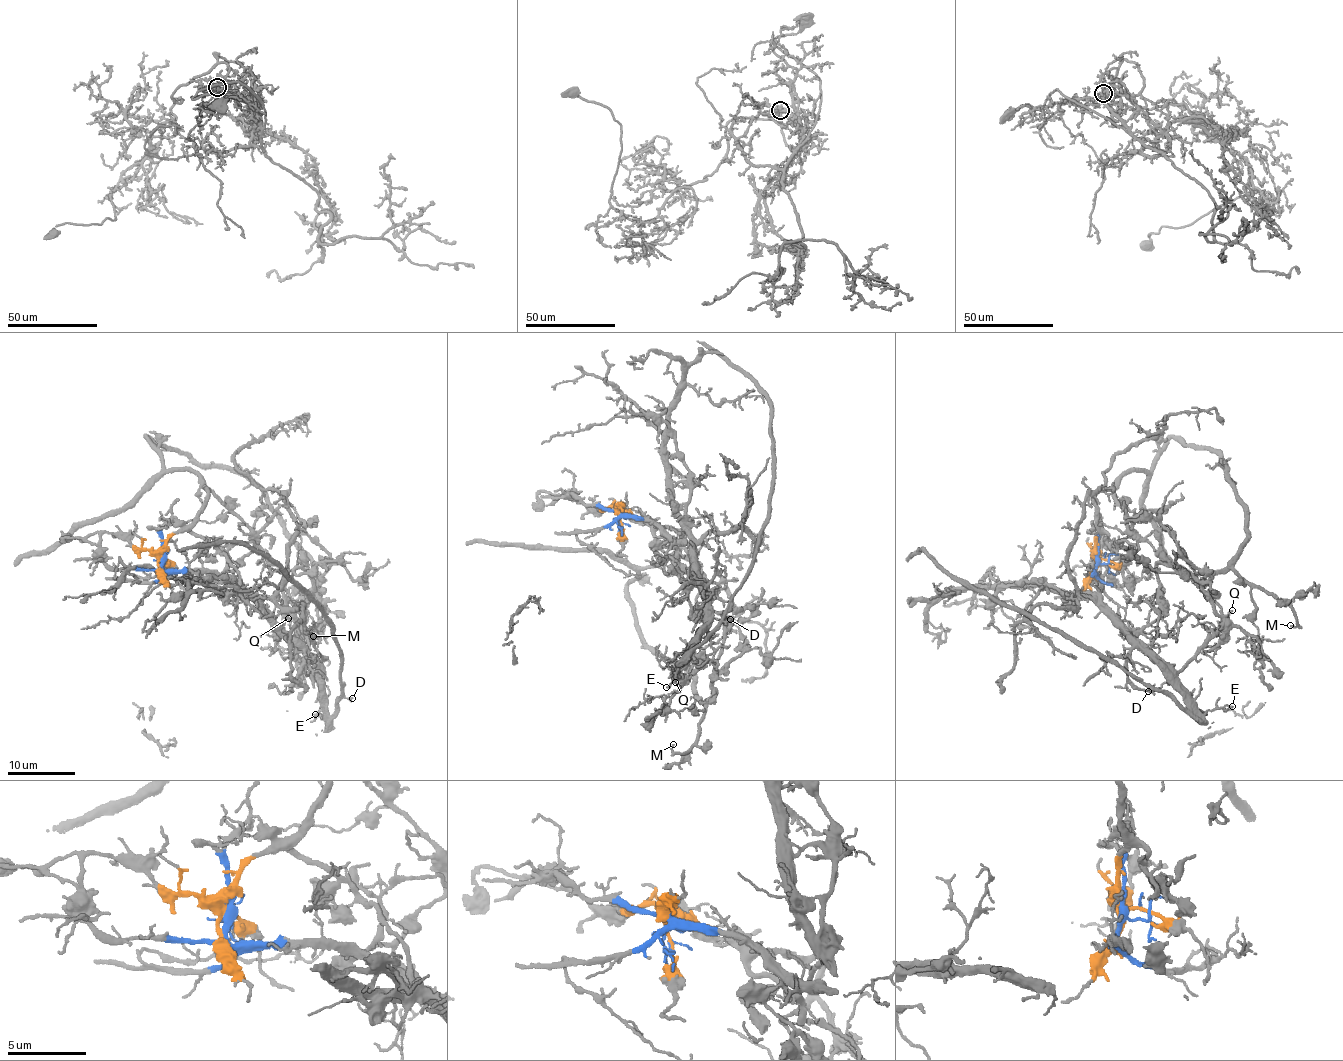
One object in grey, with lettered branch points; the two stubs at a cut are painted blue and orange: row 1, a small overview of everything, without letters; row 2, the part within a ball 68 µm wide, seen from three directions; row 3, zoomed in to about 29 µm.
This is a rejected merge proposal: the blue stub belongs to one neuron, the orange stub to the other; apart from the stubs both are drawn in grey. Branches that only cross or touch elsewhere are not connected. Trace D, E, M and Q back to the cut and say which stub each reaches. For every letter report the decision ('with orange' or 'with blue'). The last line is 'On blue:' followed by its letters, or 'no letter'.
D: with blue
E: with blue
M: with orange
Q: with blue
On blue: D, E, Q

